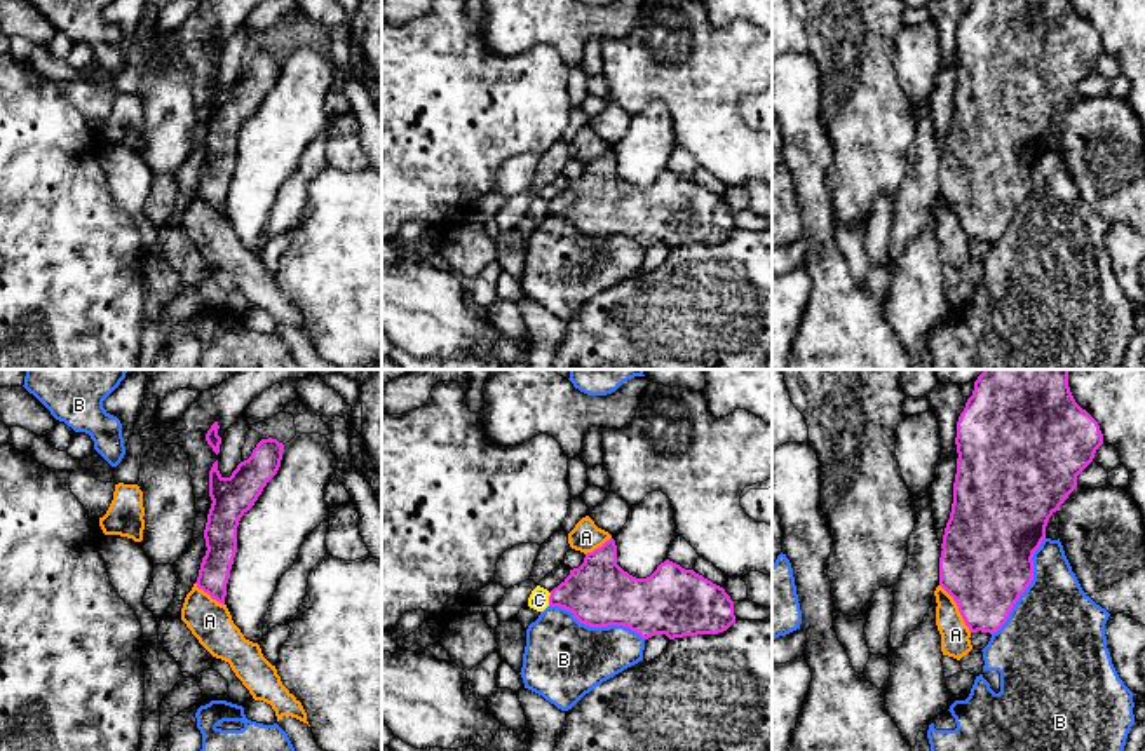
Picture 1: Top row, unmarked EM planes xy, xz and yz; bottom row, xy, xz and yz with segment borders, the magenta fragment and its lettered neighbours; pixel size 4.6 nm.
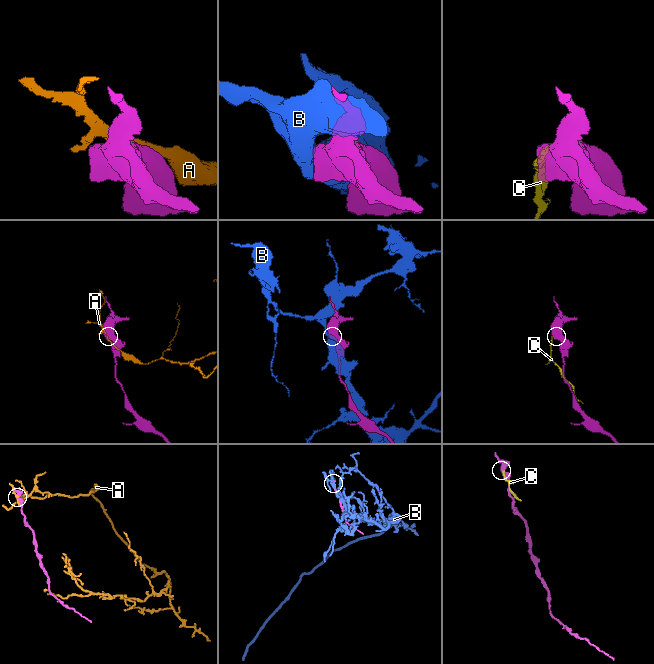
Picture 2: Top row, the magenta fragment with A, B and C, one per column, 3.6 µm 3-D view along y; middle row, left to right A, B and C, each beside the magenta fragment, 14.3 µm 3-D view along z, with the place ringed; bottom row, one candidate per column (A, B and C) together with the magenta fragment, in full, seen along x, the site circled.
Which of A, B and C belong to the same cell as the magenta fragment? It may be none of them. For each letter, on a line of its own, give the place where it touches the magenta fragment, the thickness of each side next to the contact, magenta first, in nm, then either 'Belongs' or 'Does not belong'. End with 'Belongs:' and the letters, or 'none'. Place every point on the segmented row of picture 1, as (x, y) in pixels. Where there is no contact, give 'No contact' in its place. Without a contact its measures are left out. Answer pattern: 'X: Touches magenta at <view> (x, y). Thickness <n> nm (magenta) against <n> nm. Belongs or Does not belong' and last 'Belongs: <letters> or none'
A: Touches magenta at yz (959, 608). Thickness 420 nm (magenta) against 130 nm. Does not belong
B: Touches magenta at yz (1029, 584). Thickness 420 nm (magenta) against 440 nm. Does not belong
C: Touches magenta at xz (549, 600). Thickness 300 nm (magenta) against 100 nm. Does not belong
Belongs: none

